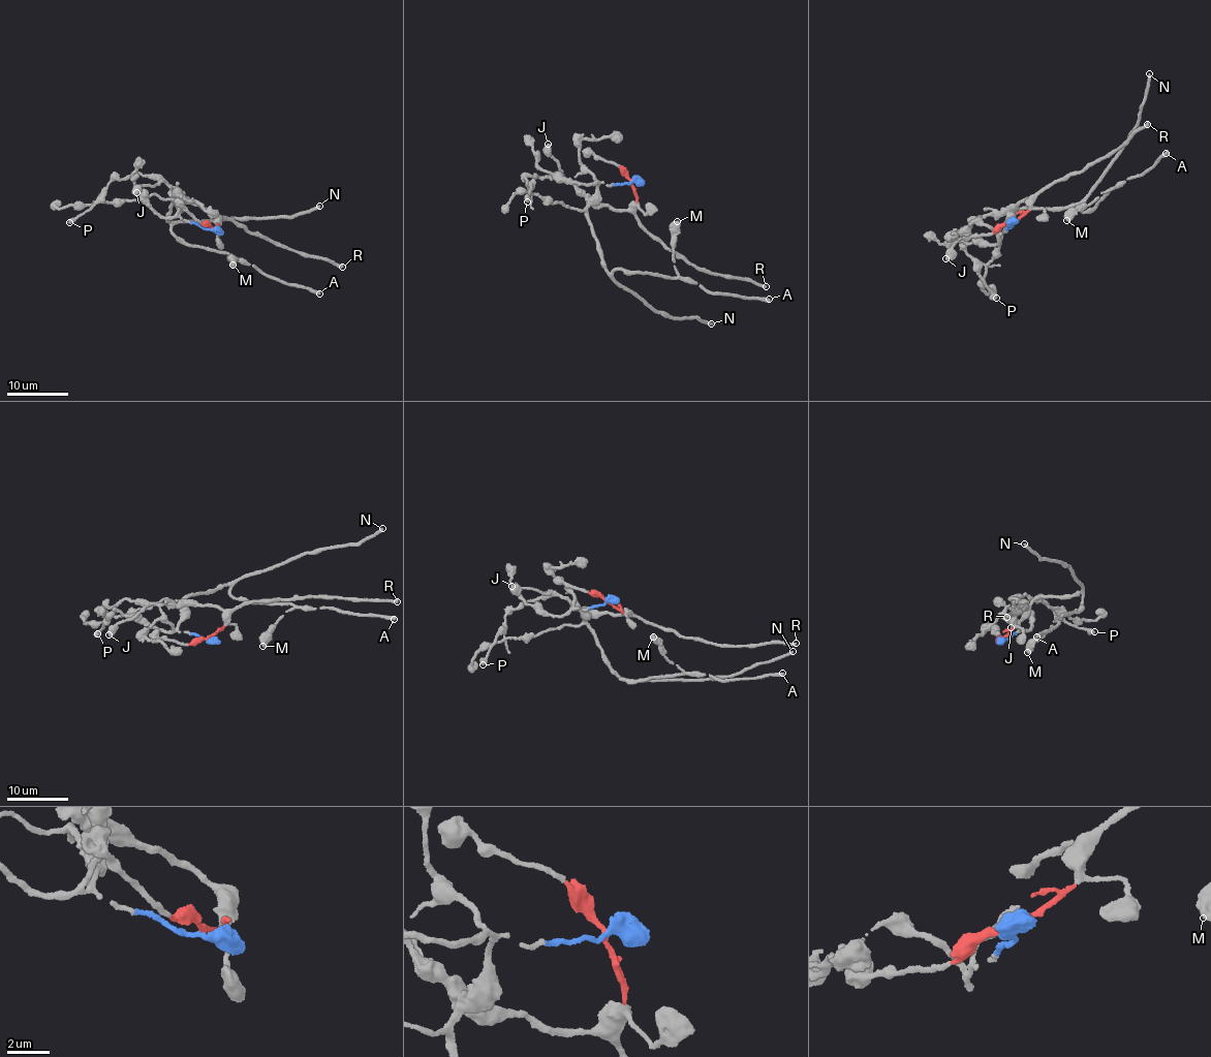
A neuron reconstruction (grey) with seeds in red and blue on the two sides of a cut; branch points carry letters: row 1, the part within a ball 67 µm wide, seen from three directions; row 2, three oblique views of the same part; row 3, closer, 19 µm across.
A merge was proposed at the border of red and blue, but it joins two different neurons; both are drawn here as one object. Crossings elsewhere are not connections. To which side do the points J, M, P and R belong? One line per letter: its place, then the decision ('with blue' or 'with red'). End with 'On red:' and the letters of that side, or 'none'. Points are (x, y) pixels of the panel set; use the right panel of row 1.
J: place (945, 258); with red
M: place (1066, 220); with blue
P: place (996, 298); with red
R: place (1147, 124); with red
On red: J, P, R

